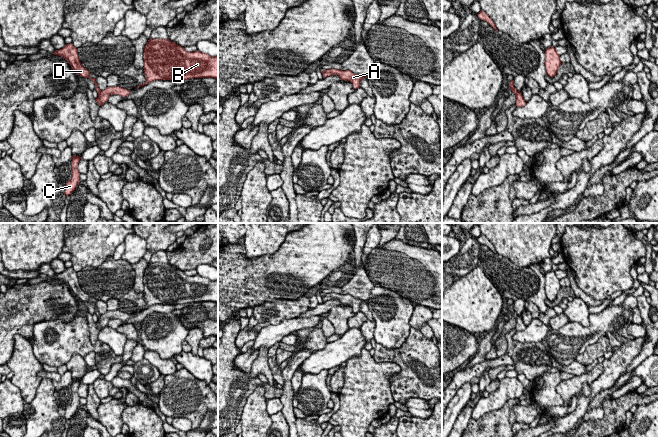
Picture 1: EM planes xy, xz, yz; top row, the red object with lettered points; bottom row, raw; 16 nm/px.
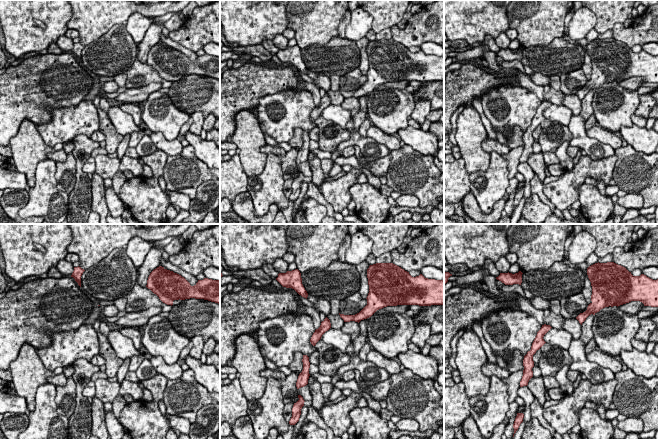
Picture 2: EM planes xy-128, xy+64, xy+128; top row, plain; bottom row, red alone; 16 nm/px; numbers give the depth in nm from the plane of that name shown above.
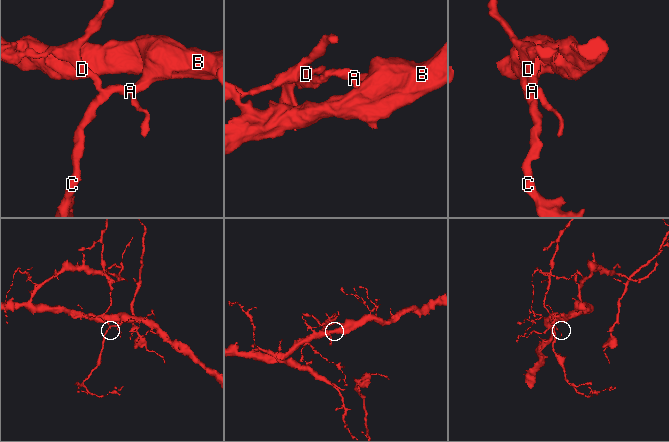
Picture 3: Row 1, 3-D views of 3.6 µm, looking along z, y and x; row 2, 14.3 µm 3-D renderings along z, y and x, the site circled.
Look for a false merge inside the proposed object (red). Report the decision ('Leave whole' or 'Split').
Split

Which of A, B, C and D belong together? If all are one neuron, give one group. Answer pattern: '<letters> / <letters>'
A B C / D

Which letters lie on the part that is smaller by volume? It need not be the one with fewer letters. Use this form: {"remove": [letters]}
{"remove": ["D"]}

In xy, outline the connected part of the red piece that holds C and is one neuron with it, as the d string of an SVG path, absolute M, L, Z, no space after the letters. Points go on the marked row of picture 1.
M73 155L72 161L71 161L71 167L72 167L72 176L71 179L66 183L65 185L65 192L64 194L68 197L72 194L72 192L77 187L78 183L80 182L80 172L78 171L78 163L80 161L81 157Z

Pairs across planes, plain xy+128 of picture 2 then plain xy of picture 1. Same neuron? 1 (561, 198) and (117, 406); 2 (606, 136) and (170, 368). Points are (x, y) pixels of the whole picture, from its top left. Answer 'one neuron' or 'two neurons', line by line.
1: one neuron
2: one neuron

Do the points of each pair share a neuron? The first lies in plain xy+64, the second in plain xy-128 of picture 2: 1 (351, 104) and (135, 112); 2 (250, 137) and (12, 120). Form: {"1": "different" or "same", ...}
{"1": "same", "2": "different"}

